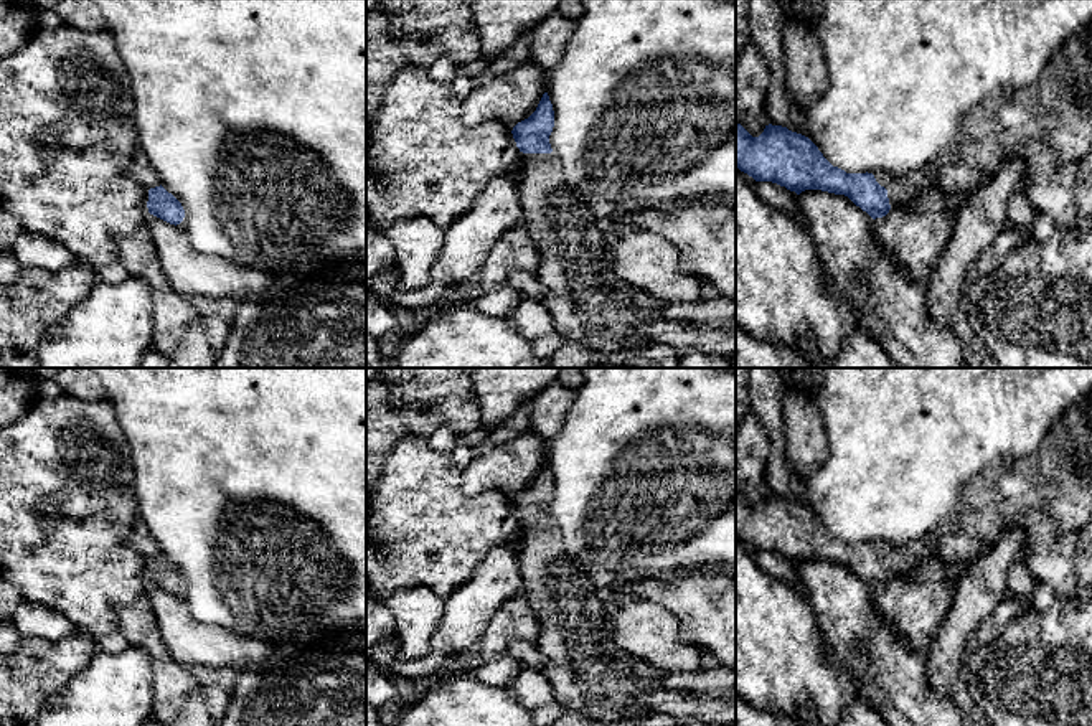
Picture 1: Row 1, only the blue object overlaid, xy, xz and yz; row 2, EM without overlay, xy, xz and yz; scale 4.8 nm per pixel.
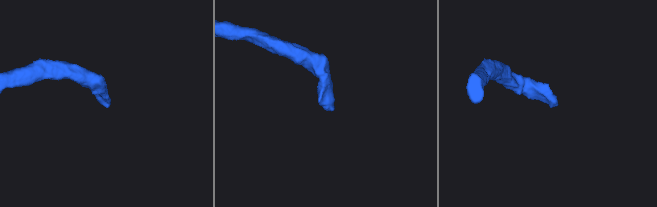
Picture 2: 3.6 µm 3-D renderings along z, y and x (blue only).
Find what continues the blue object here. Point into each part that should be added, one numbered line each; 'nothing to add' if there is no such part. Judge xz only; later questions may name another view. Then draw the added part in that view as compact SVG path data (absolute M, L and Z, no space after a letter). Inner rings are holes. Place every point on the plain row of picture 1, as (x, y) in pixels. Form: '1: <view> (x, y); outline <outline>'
1: xz (588, 672); outline M521 523L520 566L521 592L541 622L534 640L546 662L541 673L562 710L576 710L602 724L630 723L660 713L671 716L678 726L694 719L736 726L736 696L696 698L670 690L661 685L661 672L657 667L615 644L609 607L597 597L586 568L566 551L558 523Z

